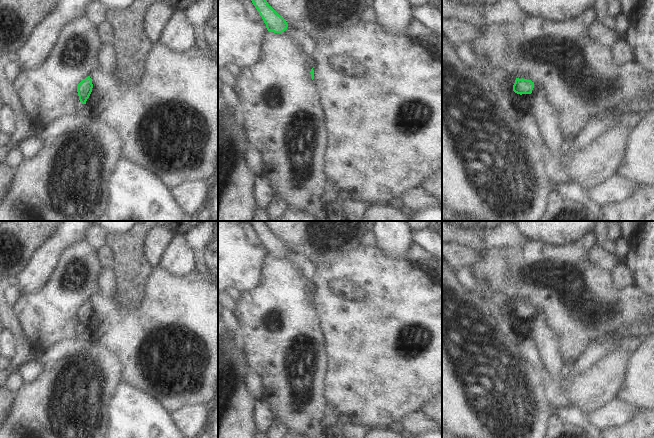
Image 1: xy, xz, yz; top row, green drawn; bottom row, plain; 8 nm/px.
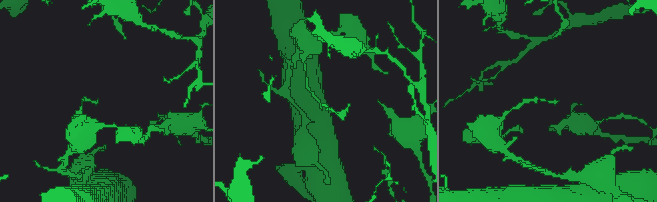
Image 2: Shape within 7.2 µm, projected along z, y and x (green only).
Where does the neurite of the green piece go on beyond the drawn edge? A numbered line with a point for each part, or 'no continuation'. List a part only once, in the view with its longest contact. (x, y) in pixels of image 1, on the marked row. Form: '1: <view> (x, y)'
no continuation

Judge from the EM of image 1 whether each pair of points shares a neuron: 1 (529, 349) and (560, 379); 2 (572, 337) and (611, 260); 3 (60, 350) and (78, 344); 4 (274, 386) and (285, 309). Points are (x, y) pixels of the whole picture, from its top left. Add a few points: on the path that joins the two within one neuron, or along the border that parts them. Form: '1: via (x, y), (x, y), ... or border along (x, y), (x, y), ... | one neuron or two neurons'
1: via (534, 359), (550, 378) | one neuron
2: border along (587, 256), (597, 266), (611, 272) | two neurons
3: via (64, 348), (74, 346) | one neuron
4: via (284, 367), (284, 328) | one neuron

